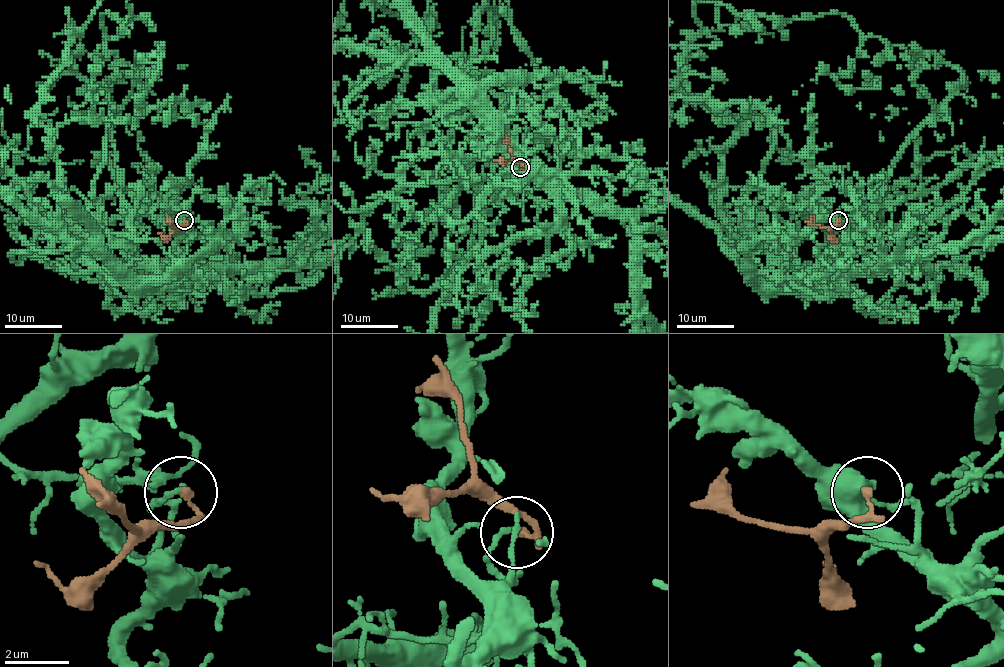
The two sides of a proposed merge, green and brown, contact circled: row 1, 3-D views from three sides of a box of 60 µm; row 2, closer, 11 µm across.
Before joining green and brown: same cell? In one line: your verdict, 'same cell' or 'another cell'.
another cell

